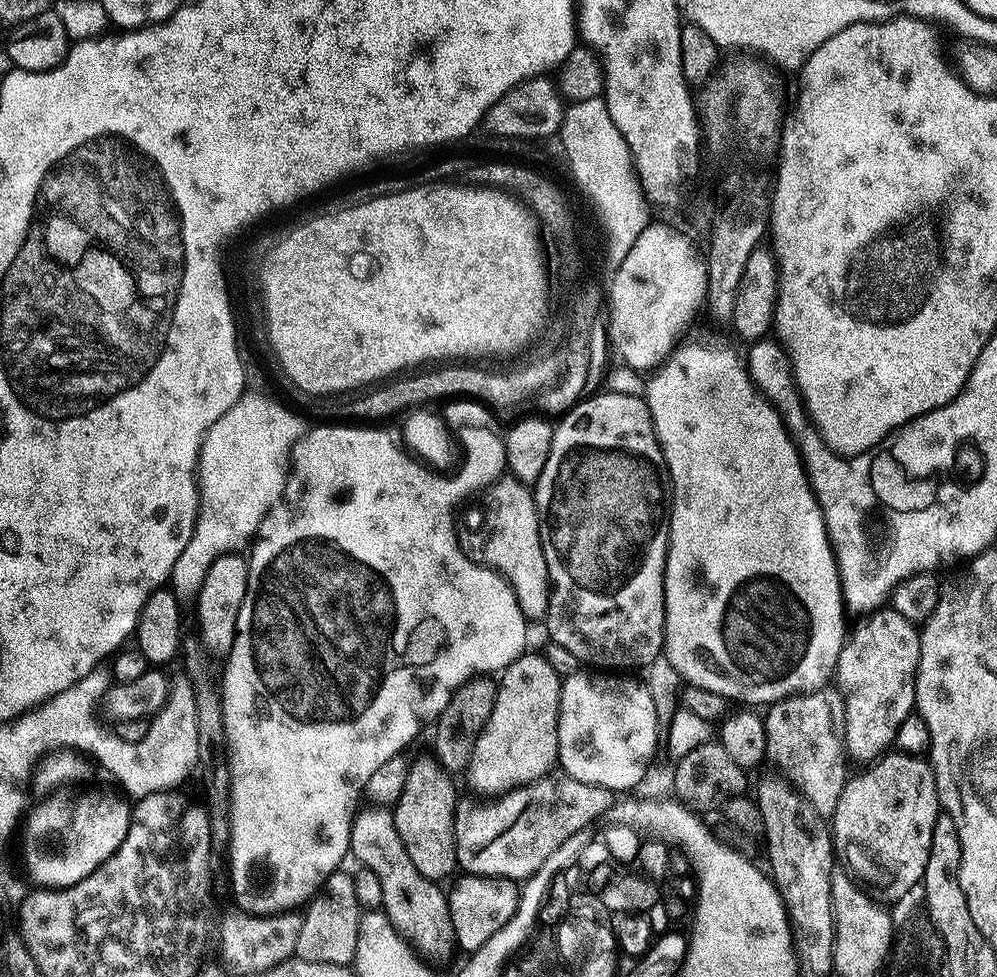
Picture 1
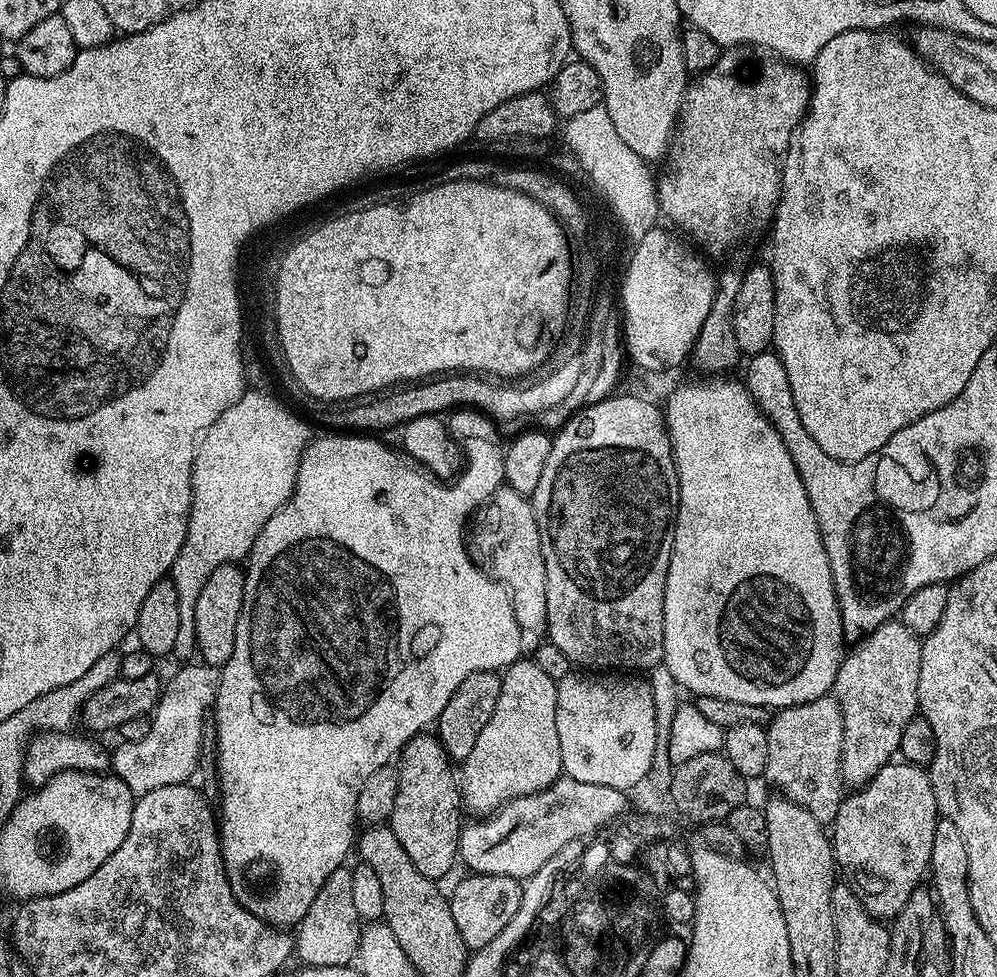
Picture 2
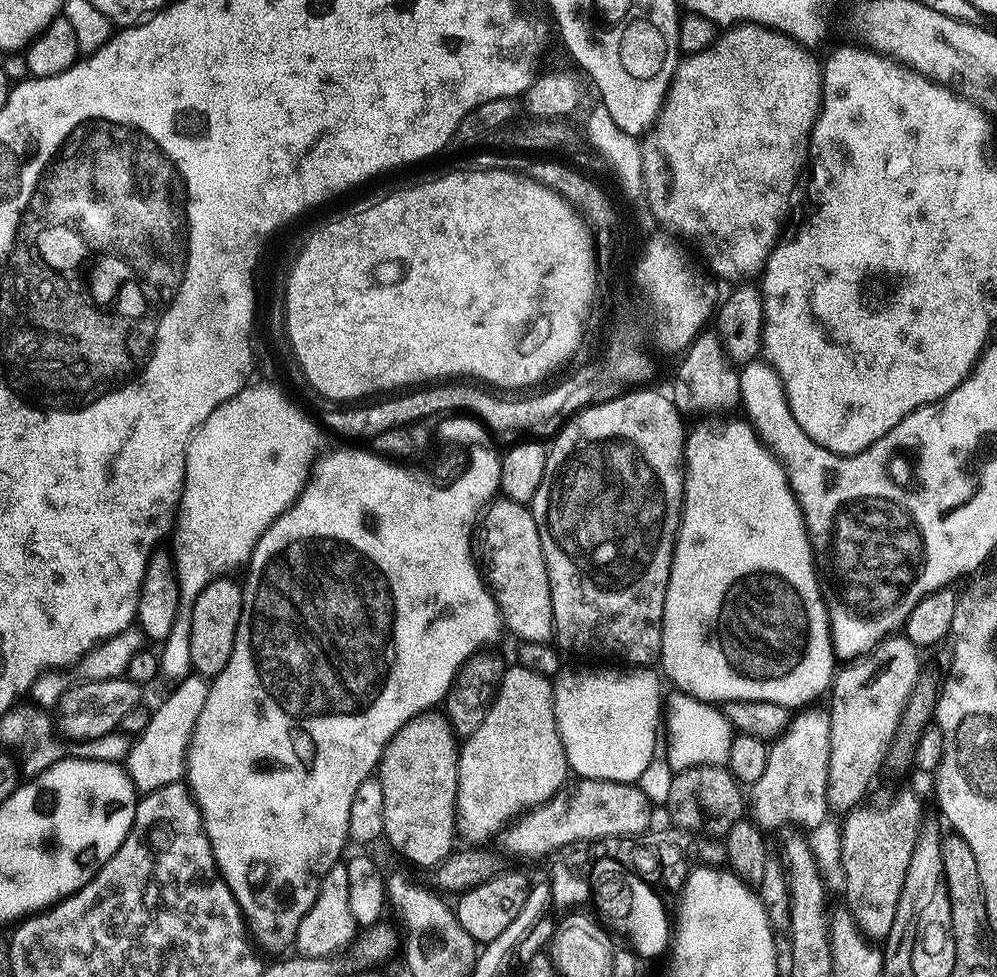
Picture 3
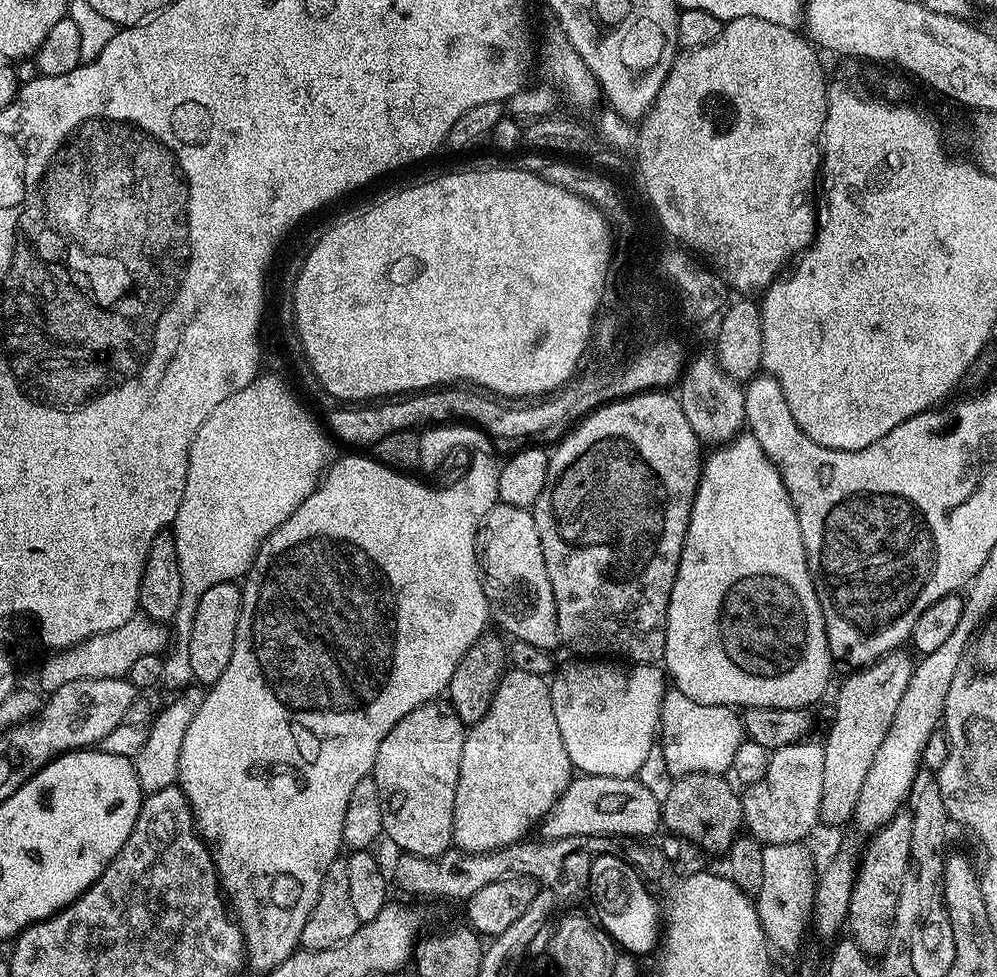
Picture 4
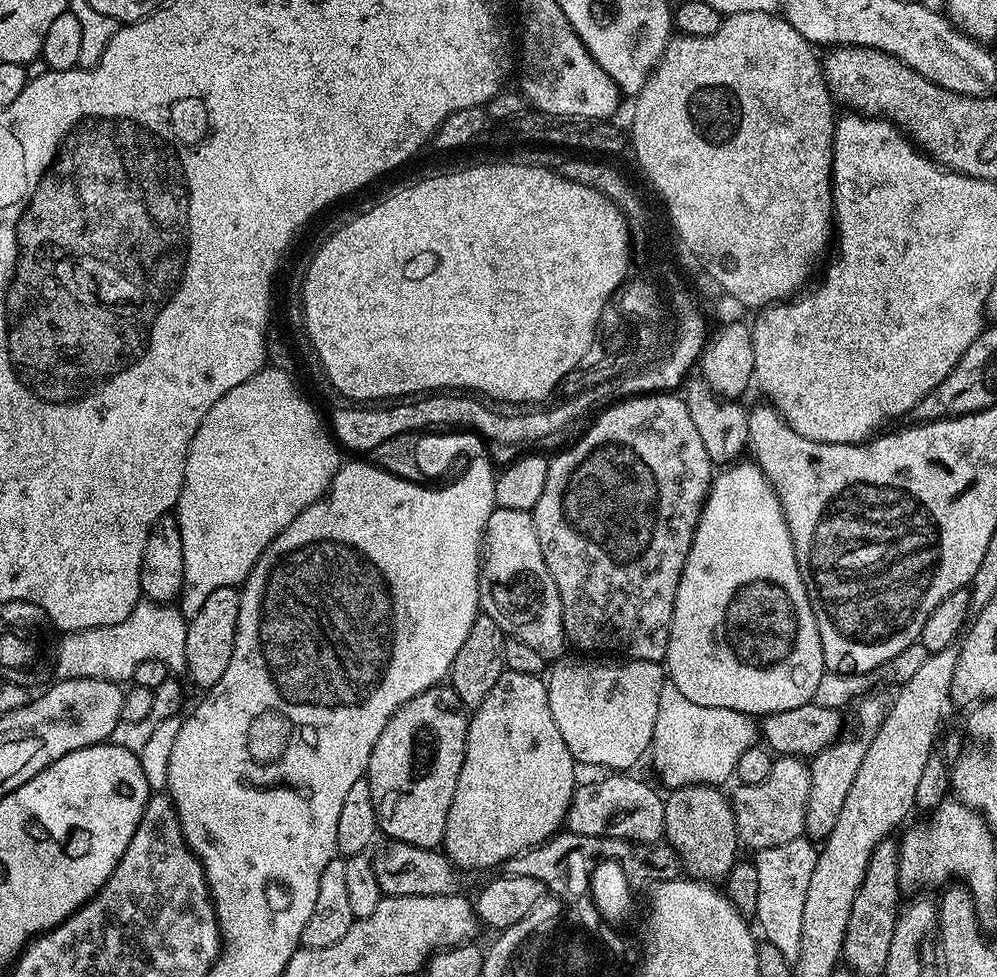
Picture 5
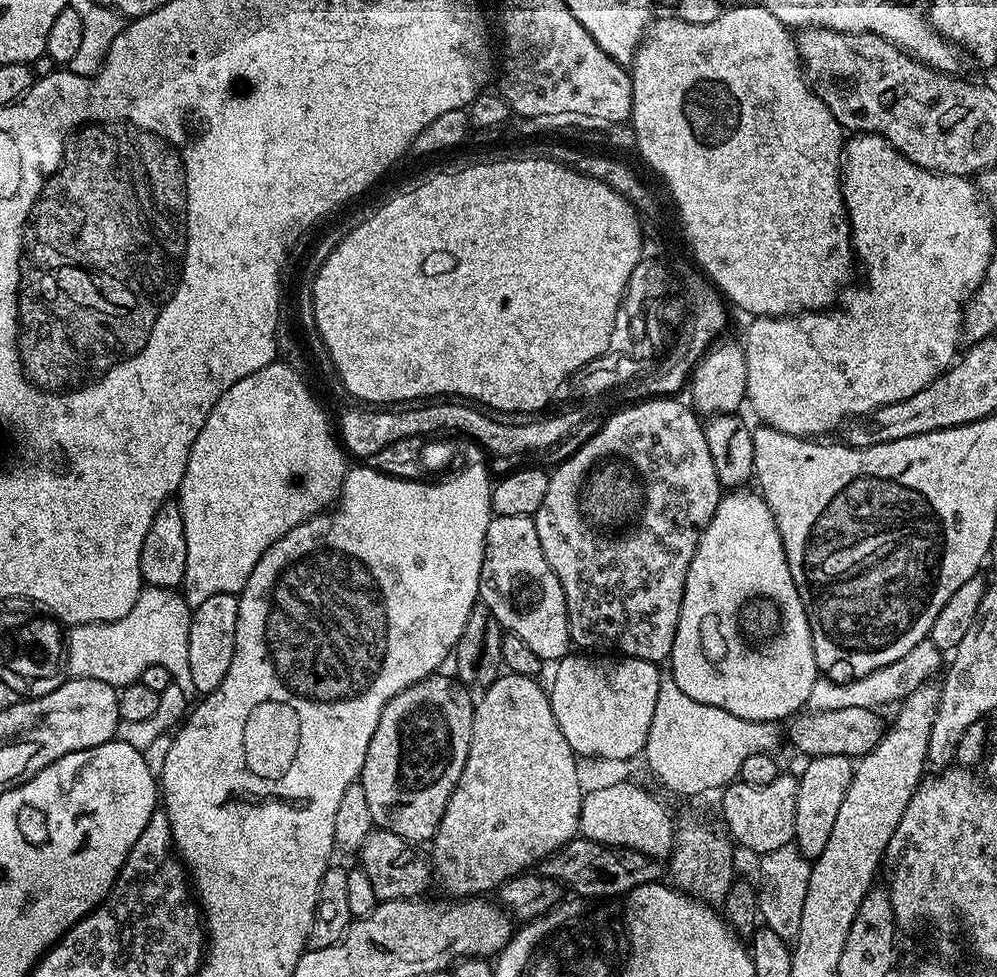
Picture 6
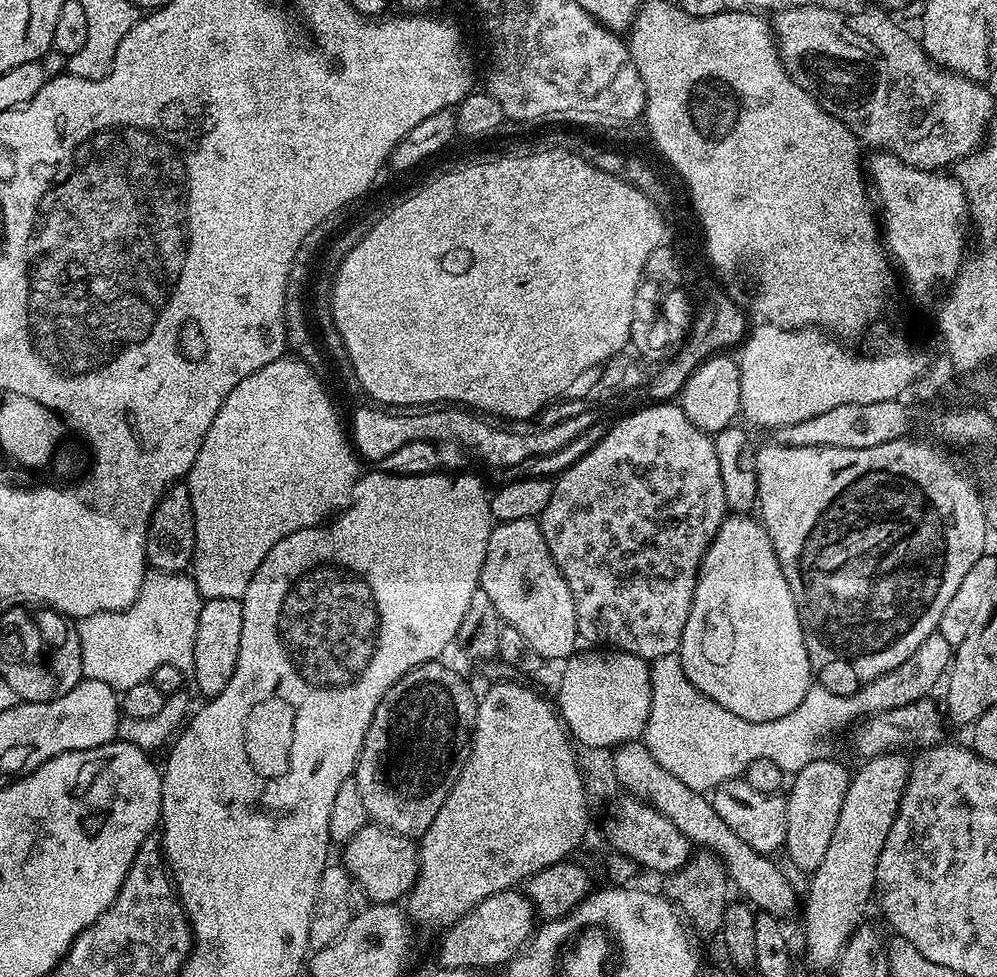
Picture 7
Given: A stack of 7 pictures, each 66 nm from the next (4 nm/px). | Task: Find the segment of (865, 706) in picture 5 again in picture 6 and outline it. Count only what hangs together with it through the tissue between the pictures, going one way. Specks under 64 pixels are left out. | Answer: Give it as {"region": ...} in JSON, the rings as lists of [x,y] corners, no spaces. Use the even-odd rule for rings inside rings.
{"region":[[[813,756],[807,761],[804,773],[799,773],[798,800],[794,806],[794,844],[805,860],[811,862],[826,850],[826,842],[834,830],[834,821],[838,819],[838,810],[846,790],[850,786],[853,761],[847,756]]]}

